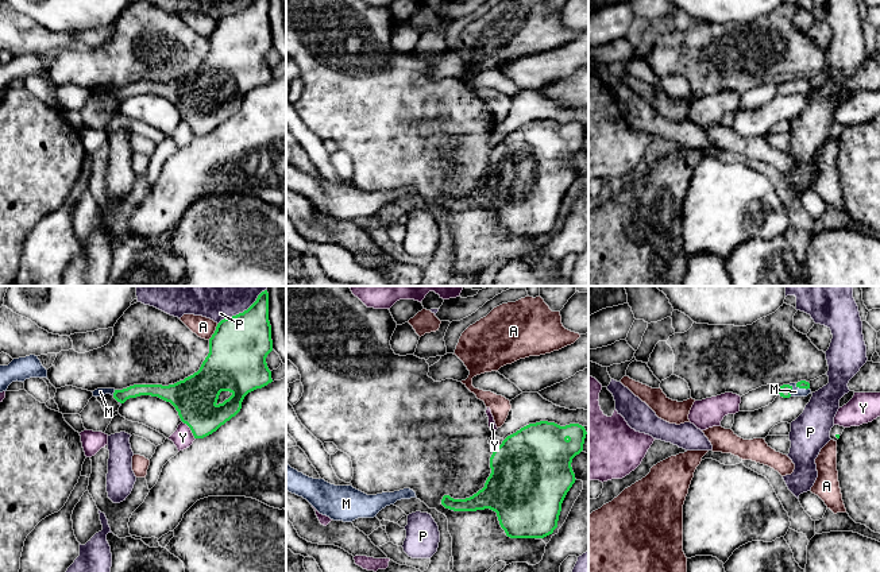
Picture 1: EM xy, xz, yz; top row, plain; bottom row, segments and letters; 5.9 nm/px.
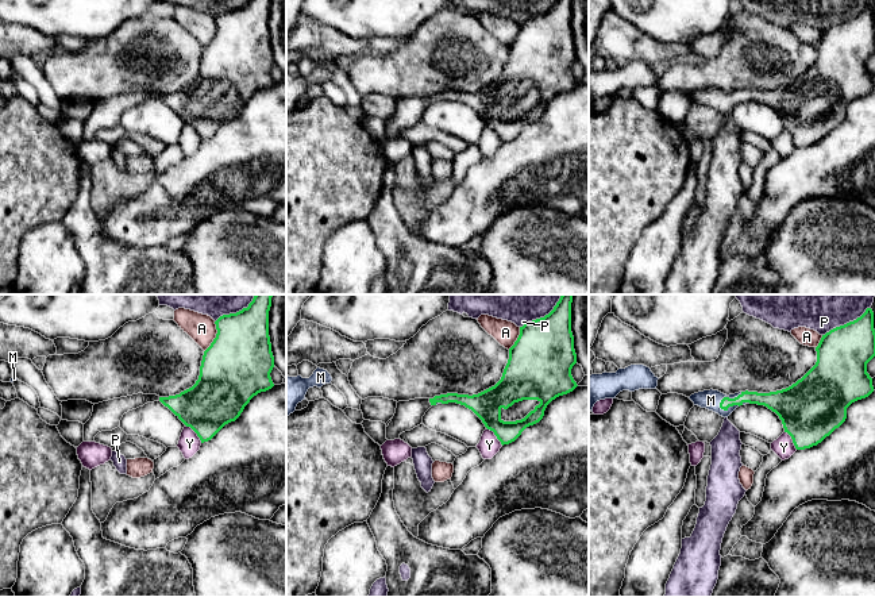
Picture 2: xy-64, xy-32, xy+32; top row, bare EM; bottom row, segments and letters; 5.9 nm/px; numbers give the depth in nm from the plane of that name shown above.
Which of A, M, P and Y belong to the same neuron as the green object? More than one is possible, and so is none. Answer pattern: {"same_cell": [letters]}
{"same_cell": ["M"]}

